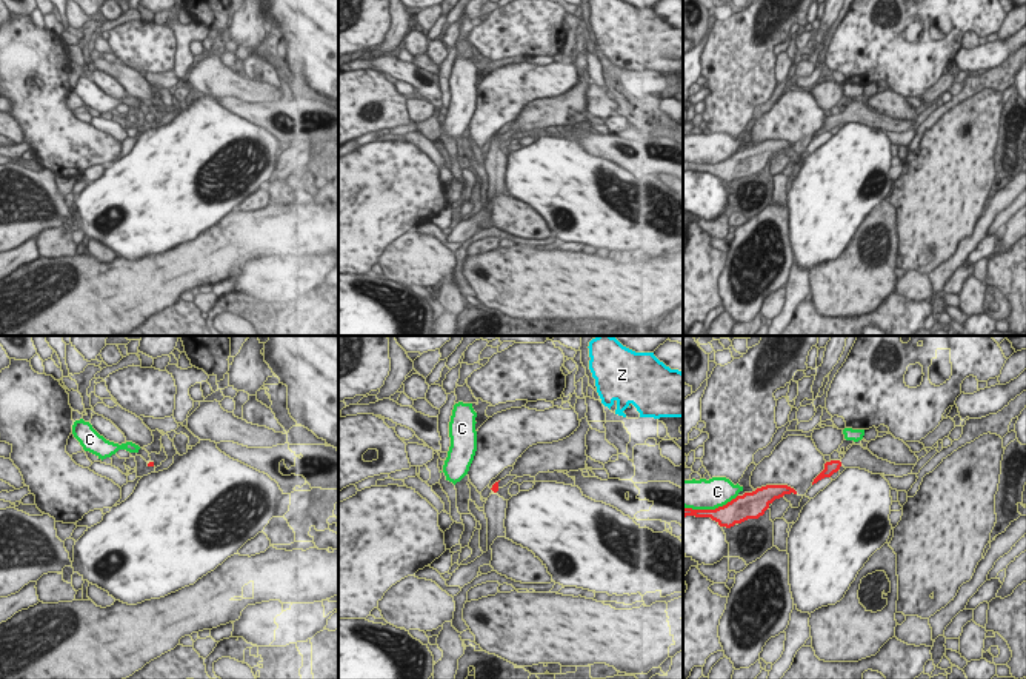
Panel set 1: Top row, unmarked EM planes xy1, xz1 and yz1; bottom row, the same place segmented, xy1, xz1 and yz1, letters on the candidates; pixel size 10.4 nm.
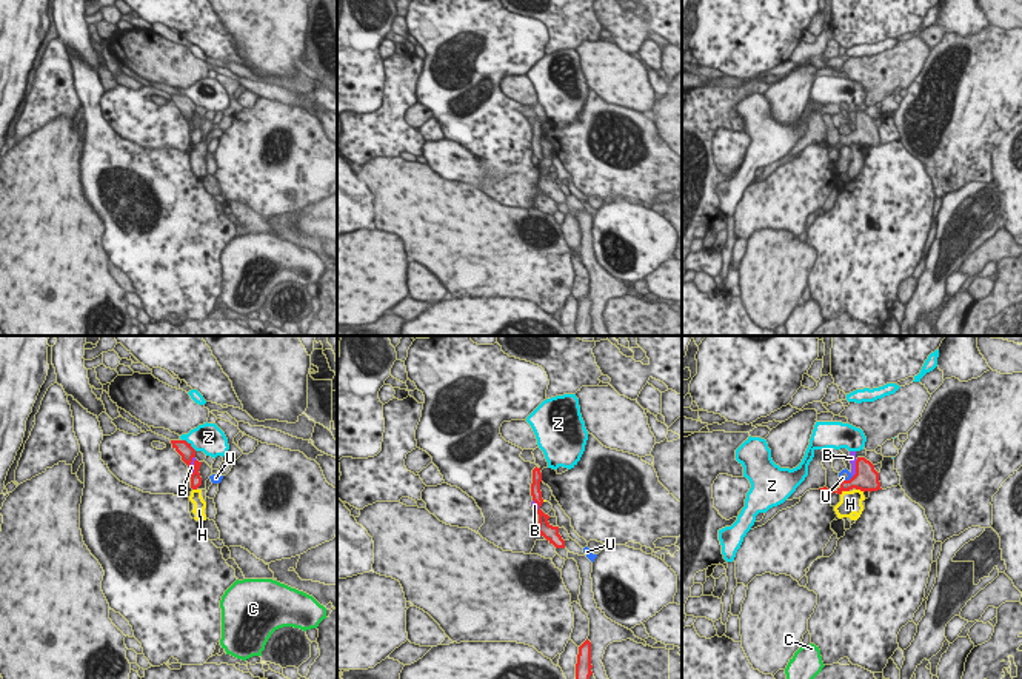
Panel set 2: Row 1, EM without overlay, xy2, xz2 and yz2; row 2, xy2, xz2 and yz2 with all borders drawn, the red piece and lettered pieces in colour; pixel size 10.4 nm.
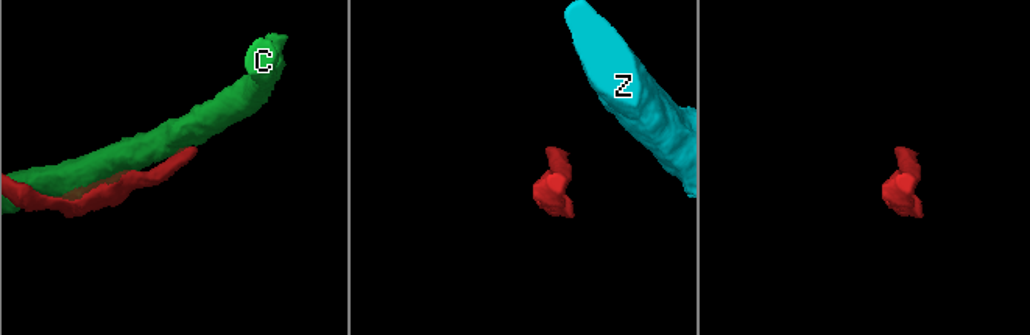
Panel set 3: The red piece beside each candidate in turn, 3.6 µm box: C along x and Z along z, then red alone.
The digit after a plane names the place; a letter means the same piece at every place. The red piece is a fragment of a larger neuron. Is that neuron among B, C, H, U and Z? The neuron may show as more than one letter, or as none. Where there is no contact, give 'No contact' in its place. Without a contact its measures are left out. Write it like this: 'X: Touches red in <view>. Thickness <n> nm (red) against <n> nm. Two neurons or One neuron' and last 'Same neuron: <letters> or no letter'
B: Touches red in xy2. Thickness 130 nm (red) against 60 nm. Two neurons
C: Touches red in yz1. Thickness 240 nm (red) against 320 nm. Two neurons
H: Touches red in yz2. Thickness 240 nm (red) against 240 nm. Two neurons
U: Touches red in yz2. Thickness 260 nm (red) against 120 nm. Two neurons
Z: Touches red in xy2. Thickness 160 nm (red) against 320 nm. Two neurons
Same neuron: no letter.

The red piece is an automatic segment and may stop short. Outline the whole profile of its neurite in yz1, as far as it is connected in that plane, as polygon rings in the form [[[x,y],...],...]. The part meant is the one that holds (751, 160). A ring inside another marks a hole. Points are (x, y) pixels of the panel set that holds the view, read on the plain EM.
[[[766,140],[757,143],[752,148],[745,148],[743,151],[737,151],[731,157],[715,165],[692,165],[683,162],[683,172],[695,171],[695,172],[711,172],[720,182],[731,183],[735,179],[741,179],[748,174],[758,174],[765,169],[769,160],[783,152],[784,149],[797,149],[797,146],[788,140]]]

